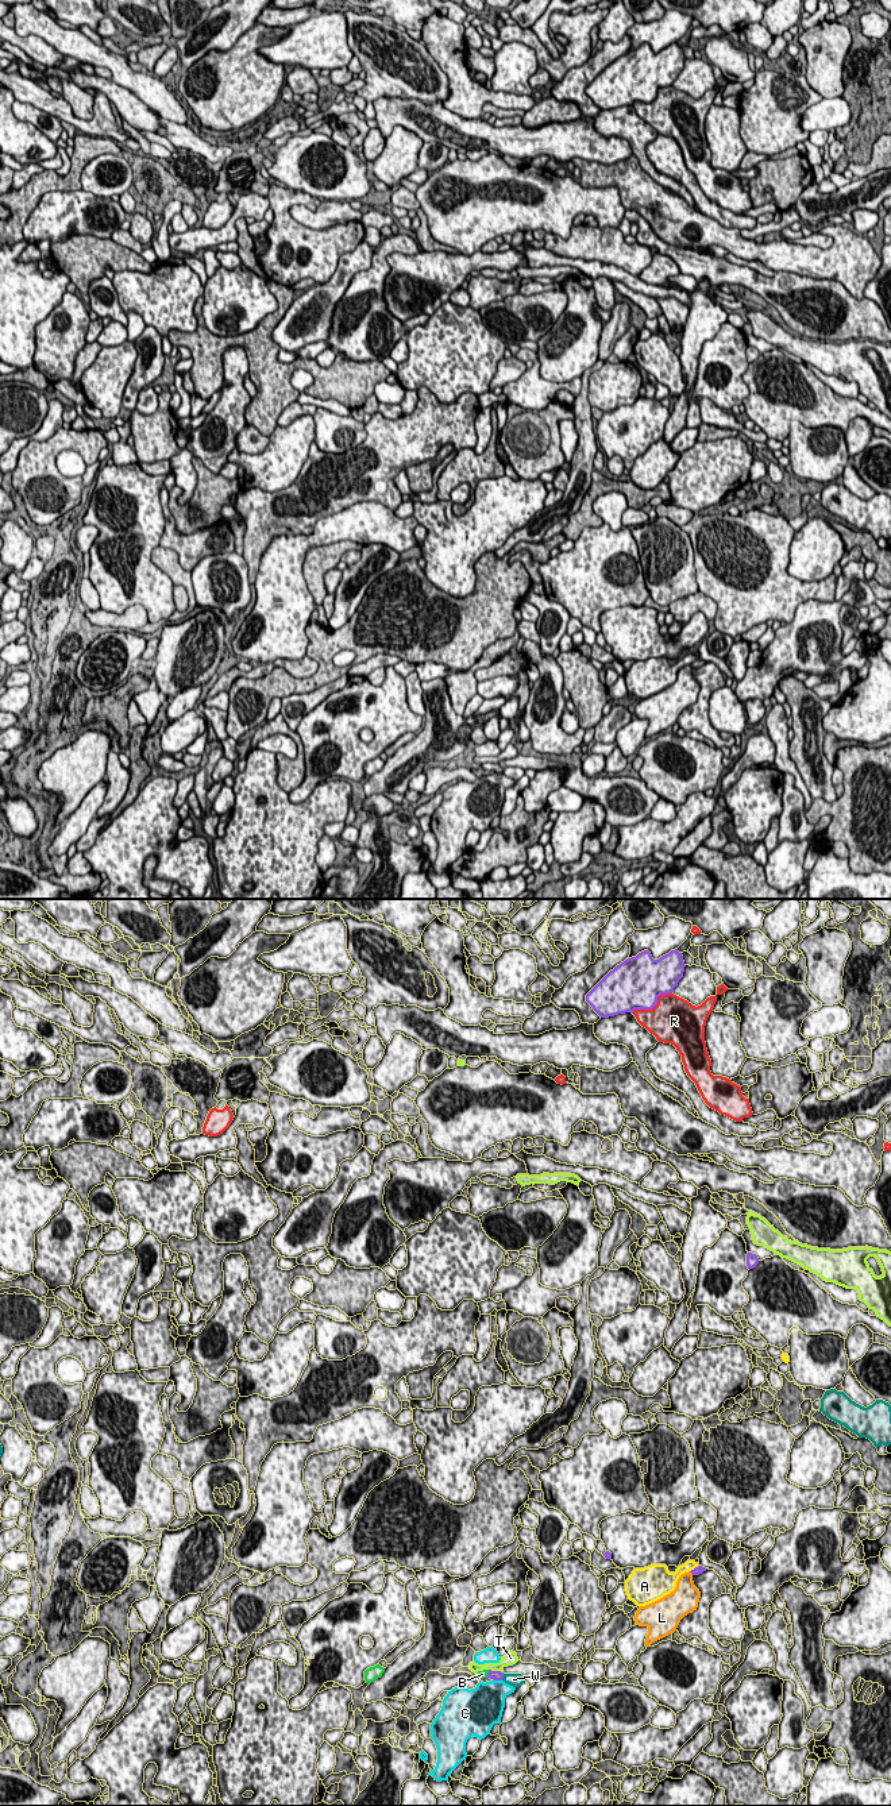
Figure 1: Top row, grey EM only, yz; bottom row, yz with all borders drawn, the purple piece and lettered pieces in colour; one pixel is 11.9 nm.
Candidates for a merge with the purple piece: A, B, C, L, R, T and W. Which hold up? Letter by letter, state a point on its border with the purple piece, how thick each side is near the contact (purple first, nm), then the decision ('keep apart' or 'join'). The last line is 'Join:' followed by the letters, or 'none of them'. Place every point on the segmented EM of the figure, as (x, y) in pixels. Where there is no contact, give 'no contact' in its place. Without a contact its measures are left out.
A: meets purple in yz at (695, 1567); 100 nm thick on the purple side, 130 nm on the other; keep apart
B: meets purple in yz at (488, 1674); 130 nm thick on the purple side, 100 nm on the other; join
C: meets purple in yz at (497, 1679); 130 nm thick on the purple side, 380 nm on the other; keep apart
L: meets purple in yz at (691, 1573); 100 nm thick on the purple side, 280 nm on the other; keep apart
R: meets purple in yz at (654, 1006); 460 nm thick on the purple side, 500 nm on the other; keep apart
T: meets purple in yz at (496, 1671); 130 nm thick on the purple side, 160 nm on the other; keep apart
W: meets purple in yz at (502, 1677); 130 nm thick on the purple side, 160 nm on the other; keep apart
Join: B

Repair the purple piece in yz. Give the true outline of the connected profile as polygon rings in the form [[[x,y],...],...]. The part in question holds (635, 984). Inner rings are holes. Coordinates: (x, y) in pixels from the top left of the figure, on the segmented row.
[[[678,949],[653,960],[648,950],[610,970],[587,995],[586,1002],[601,1018],[652,1010],[660,995],[672,993],[683,977],[684,961]]]

